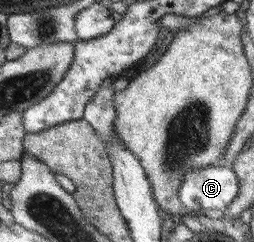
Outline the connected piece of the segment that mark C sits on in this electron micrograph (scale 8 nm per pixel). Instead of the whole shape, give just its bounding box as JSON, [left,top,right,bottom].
[177,164,238,211]

